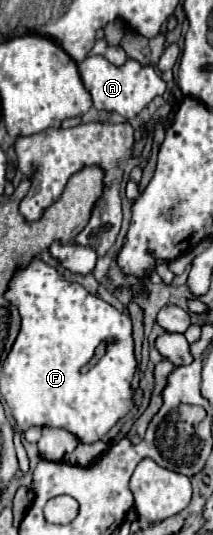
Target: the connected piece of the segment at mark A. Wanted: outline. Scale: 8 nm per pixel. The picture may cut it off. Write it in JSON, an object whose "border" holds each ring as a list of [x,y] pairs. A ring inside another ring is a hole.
{"border":[[[87,56],[79,64],[79,74],[81,74],[81,80],[83,80],[85,88],[89,90],[93,106],[97,110],[119,112],[127,120],[135,118],[155,96],[161,96],[167,88],[151,64],[141,66],[137,60],[127,60],[123,66],[117,68],[103,56]]]}

